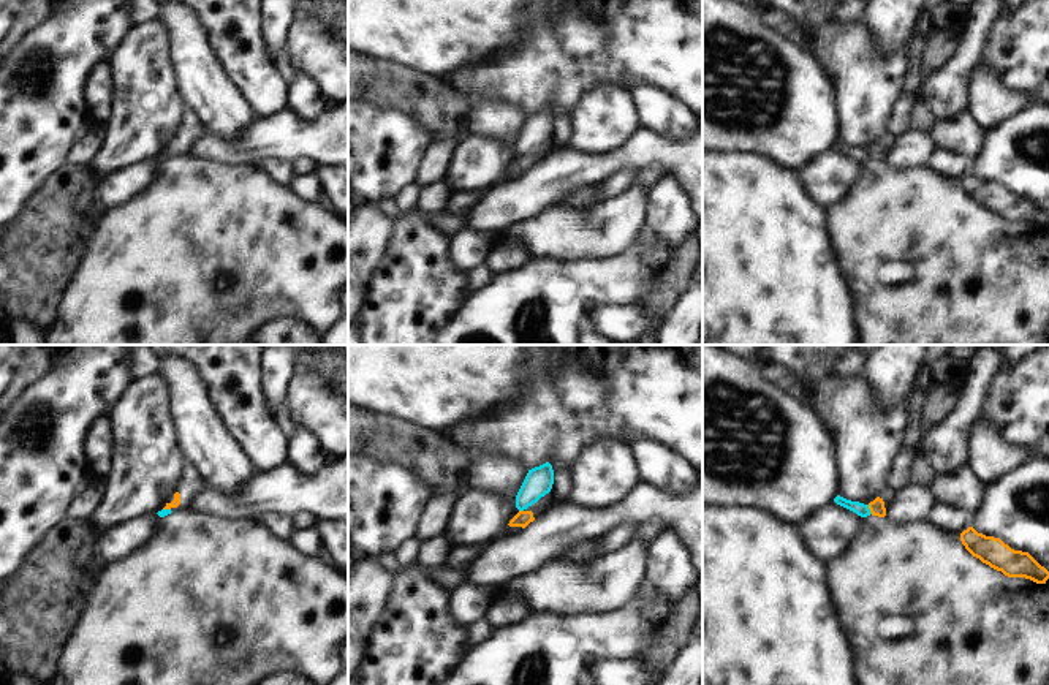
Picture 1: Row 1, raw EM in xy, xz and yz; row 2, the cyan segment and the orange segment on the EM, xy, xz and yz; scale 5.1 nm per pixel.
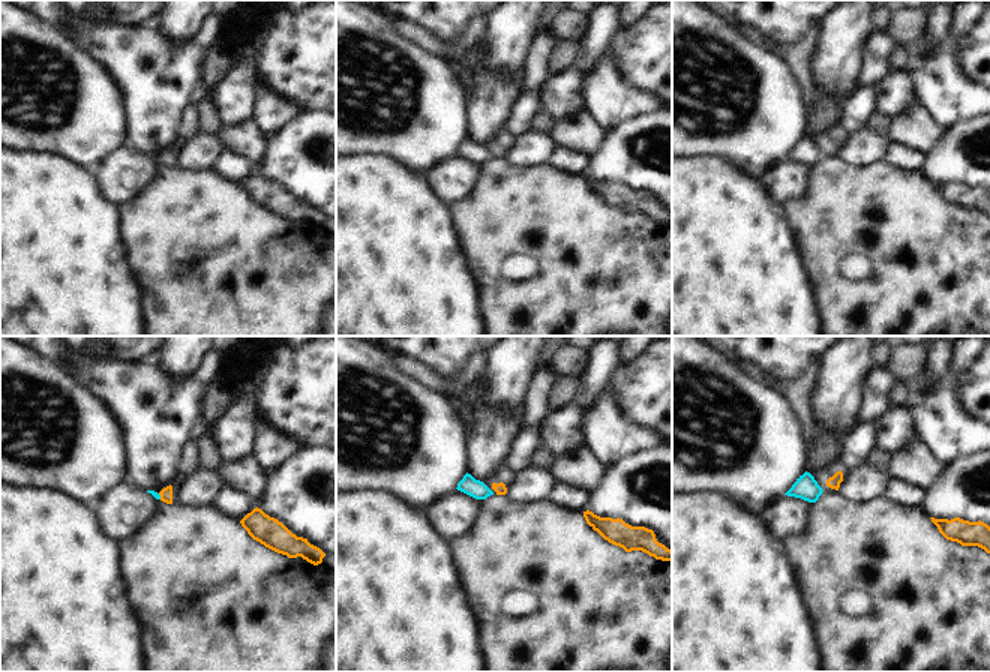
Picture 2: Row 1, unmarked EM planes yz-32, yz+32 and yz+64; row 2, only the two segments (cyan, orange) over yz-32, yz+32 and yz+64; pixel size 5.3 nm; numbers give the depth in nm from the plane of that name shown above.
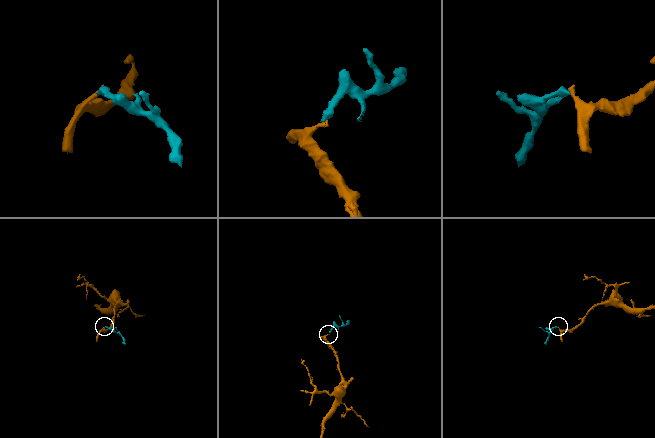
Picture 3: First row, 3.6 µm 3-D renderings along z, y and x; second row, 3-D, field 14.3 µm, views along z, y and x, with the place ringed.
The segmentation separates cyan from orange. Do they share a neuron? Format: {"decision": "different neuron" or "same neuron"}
{"decision": "different neuron"}

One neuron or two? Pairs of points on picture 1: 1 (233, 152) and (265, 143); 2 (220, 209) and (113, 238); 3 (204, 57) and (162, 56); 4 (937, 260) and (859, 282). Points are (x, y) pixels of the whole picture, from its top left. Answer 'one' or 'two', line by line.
1: one
2: one
3: two
4: one

